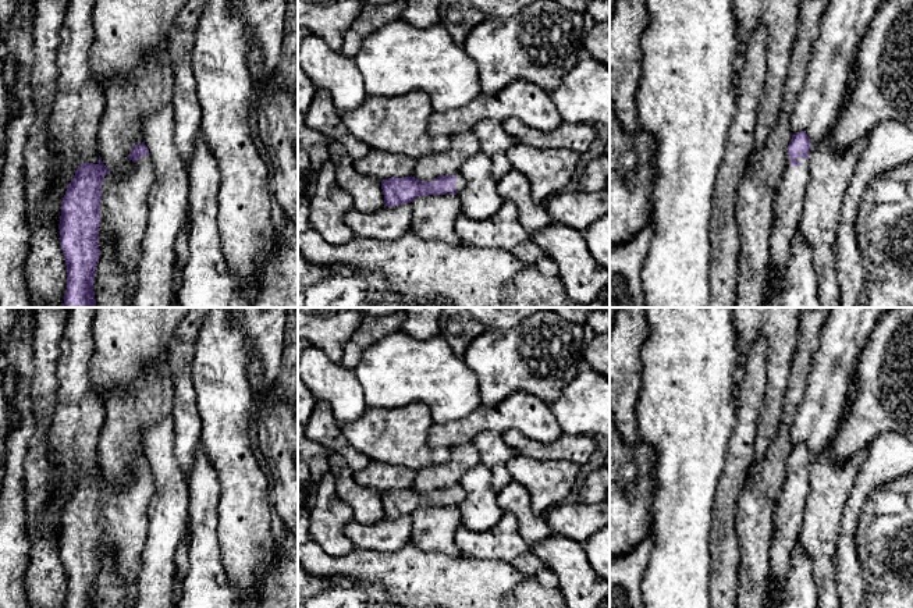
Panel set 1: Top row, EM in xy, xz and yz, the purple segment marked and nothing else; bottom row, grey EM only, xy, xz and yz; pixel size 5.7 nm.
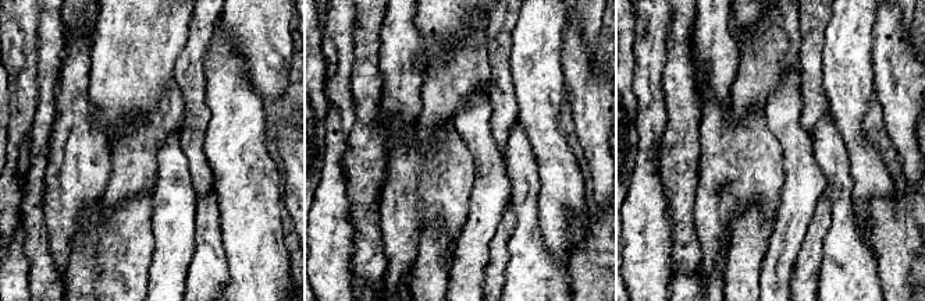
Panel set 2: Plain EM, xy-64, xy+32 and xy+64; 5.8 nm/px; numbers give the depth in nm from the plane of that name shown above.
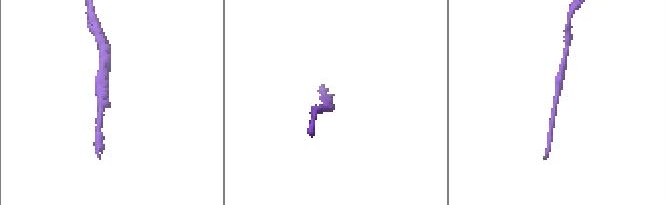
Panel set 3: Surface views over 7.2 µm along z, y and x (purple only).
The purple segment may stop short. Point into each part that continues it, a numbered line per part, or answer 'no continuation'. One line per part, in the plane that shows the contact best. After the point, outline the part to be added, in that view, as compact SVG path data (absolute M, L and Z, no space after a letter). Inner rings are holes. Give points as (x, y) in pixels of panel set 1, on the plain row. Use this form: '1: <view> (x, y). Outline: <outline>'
1: xy (124, 502). Outline: M153 470L124 473L102 493L99 561L110 557L127 594L124 608L136 602L136 579L148 537L148 509L154 494Z

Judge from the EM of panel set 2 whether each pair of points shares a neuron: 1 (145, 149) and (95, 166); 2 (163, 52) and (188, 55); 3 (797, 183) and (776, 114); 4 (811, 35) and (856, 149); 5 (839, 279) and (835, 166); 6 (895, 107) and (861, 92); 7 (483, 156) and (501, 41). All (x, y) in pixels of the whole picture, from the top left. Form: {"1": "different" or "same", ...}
{"1": "different", "2": "different", "3": "same", "4": "different", "5": "same", "6": "different", "7": "different"}

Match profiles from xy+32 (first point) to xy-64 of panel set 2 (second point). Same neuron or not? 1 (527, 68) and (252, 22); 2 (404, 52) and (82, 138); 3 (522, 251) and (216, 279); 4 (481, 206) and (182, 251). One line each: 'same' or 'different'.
1: different
2: same
3: same
4: same

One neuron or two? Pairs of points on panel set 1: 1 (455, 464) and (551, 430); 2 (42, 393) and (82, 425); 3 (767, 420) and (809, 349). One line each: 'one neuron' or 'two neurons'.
1: two neurons
2: two neurons
3: two neurons

